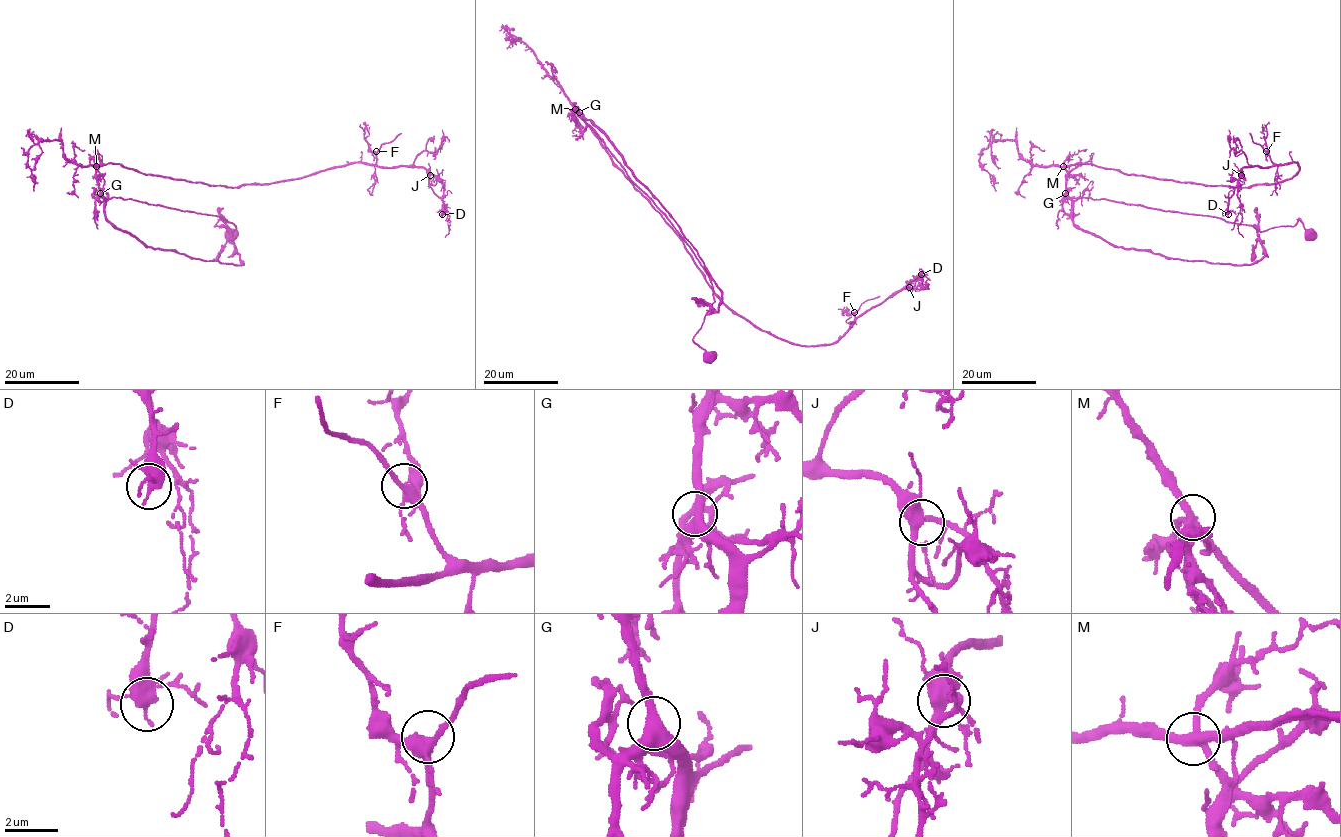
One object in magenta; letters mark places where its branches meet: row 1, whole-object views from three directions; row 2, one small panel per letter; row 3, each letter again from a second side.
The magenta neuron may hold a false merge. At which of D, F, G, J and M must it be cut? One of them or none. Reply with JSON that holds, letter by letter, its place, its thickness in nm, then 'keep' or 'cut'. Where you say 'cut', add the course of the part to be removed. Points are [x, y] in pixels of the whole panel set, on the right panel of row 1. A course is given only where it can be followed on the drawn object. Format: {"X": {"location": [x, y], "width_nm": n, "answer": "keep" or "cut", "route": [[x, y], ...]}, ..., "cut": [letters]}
{"D": {"location": [1228, 214], "width_nm": 320, "answer": "keep"}, "F": {"location": [1266, 151], "width_nm": 360, "answer": "keep"}, "G": {"location": [1065, 193], "width_nm": 400, "answer": "keep"}, "J": {"location": [1241, 175], "width_nm": 440, "answer": "keep"}, "M": {"location": [1063, 166], "width_nm": 360, "answer": "cut", "route": [[1063, 166], [1092, 163], [1243, 187], [1290, 178], [1299, 169], [1296, 162], [1242, 169], [1243, 237]]}, "cut": ["M"]}

